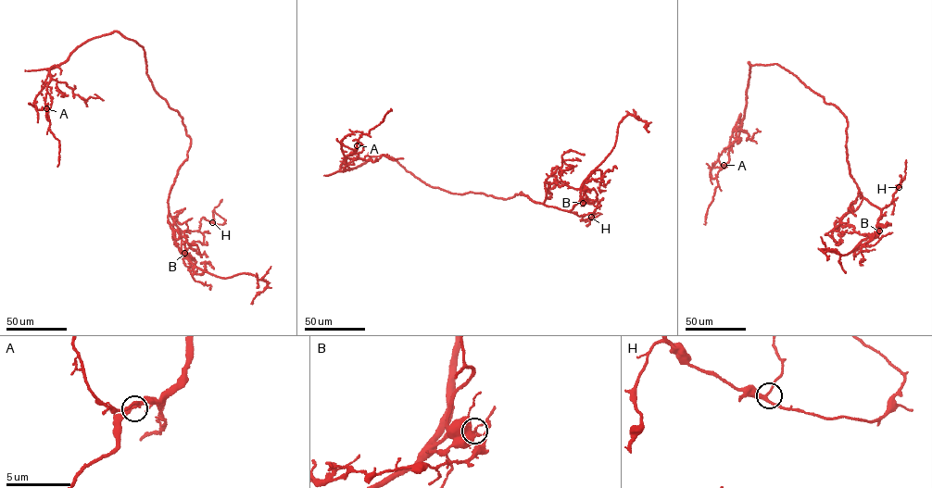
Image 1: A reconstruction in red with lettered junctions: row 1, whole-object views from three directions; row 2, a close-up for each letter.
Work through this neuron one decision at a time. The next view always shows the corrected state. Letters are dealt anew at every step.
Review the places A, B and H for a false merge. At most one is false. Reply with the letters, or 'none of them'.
B

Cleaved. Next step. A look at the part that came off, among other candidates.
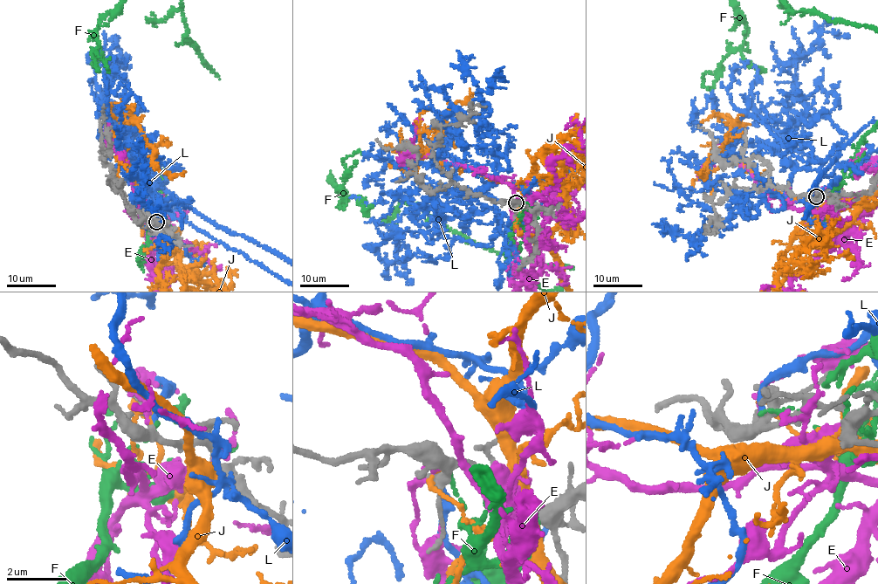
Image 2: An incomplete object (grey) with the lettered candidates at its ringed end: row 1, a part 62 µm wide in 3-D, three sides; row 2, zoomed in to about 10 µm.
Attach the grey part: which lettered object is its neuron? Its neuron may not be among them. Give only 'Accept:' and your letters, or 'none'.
Accept: L

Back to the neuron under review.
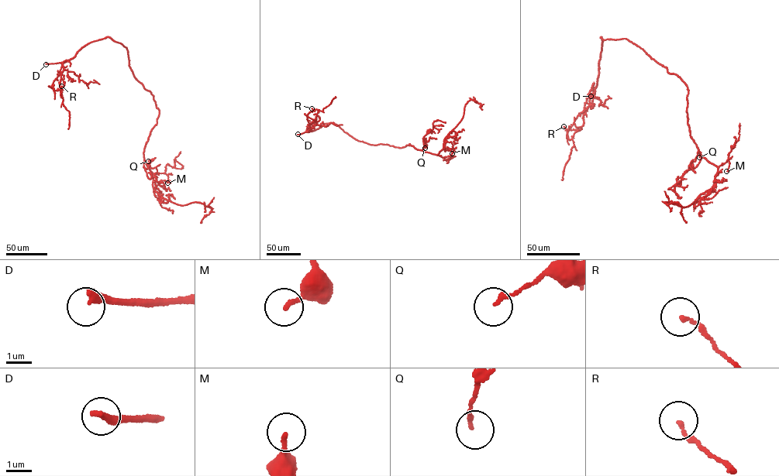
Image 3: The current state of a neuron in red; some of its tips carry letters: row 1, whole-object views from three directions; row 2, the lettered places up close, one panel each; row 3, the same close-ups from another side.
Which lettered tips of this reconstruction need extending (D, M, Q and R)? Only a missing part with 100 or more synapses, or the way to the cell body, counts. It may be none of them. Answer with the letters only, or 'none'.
D

